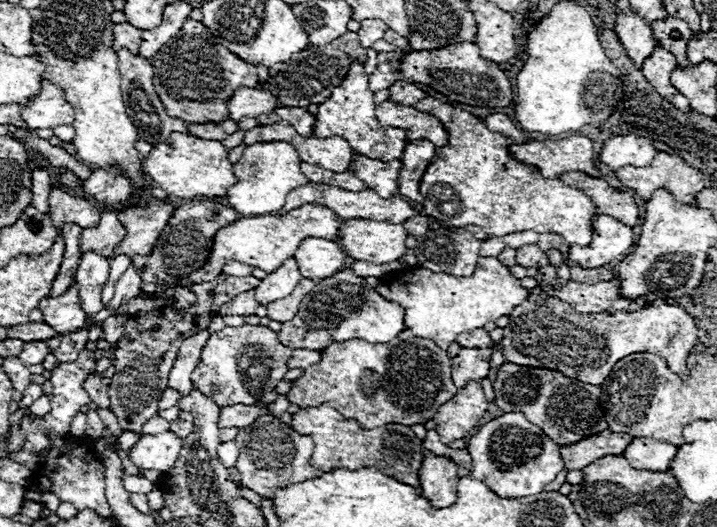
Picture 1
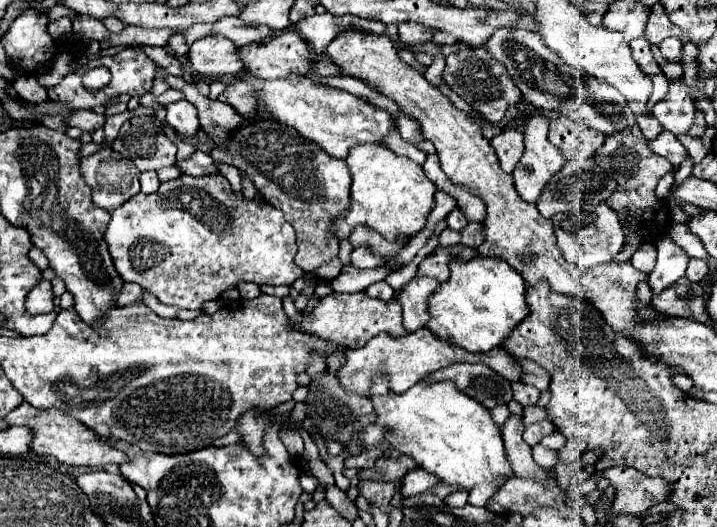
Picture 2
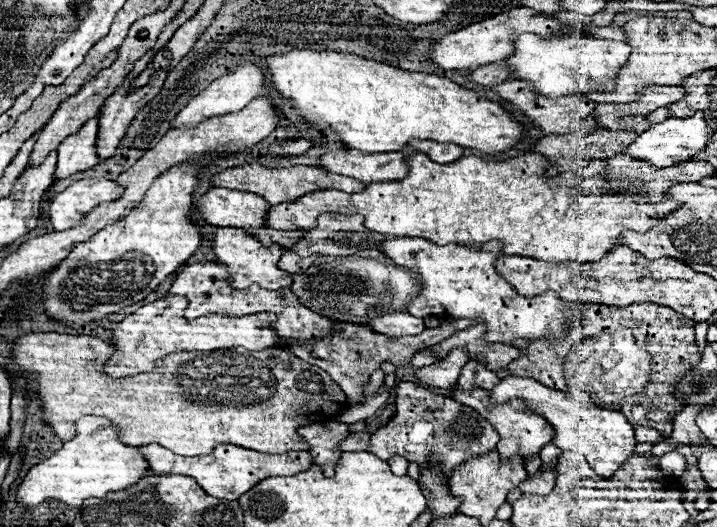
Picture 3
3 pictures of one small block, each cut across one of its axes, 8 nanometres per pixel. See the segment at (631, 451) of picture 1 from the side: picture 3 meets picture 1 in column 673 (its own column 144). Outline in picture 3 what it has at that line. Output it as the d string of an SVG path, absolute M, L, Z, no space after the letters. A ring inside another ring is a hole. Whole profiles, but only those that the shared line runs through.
M144 444L138 448L140 454L144 456L144 460L150 466L152 474L158 476L168 476L168 474L180 474L180 476L192 476L198 486L214 496L214 498L224 498L224 500L238 500L244 492L248 492L254 484L258 484L264 478L270 476L292 476L296 472L308 470L312 460L308 452L288 452L284 456L268 456L262 452L252 452L234 444L218 444L212 454L206 456L192 456L192 458L184 458L184 456L176 456L172 452L168 452L166 448L162 448L160 444Z

